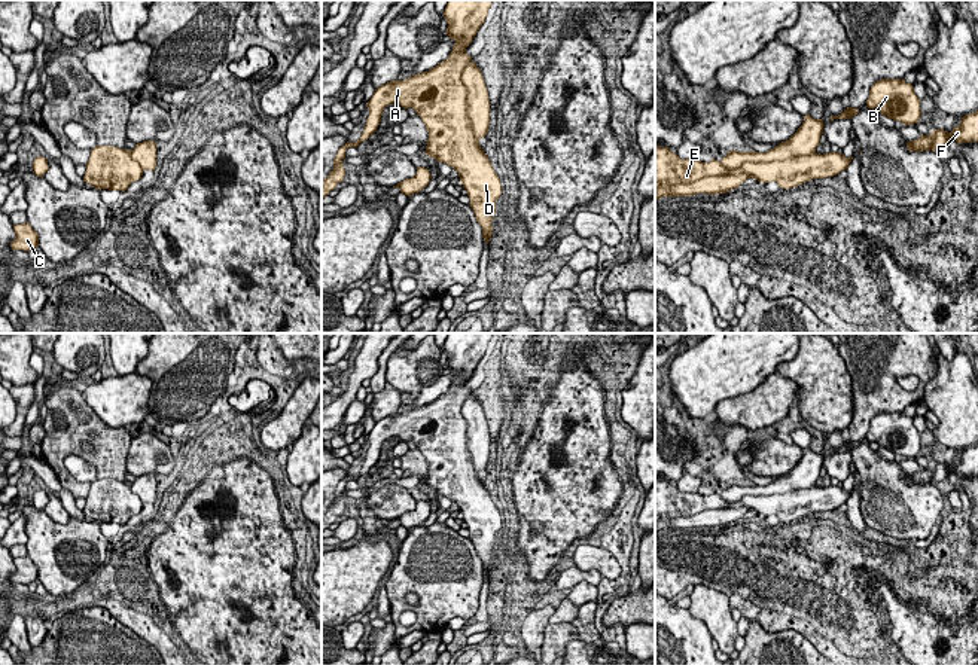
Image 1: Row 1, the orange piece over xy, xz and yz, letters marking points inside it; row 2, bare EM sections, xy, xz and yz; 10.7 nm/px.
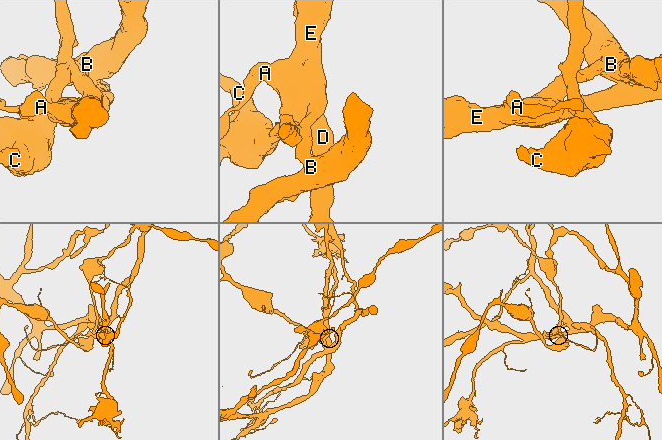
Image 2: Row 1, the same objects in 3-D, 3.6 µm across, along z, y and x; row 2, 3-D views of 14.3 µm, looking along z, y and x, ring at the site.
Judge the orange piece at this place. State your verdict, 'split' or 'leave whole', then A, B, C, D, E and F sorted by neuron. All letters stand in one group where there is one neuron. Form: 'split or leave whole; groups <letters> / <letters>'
split; groups A C D E F / B

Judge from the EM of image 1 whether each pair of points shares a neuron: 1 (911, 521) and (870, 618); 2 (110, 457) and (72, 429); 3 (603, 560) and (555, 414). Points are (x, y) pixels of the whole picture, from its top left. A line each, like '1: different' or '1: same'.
1: different
2: same
3: different

